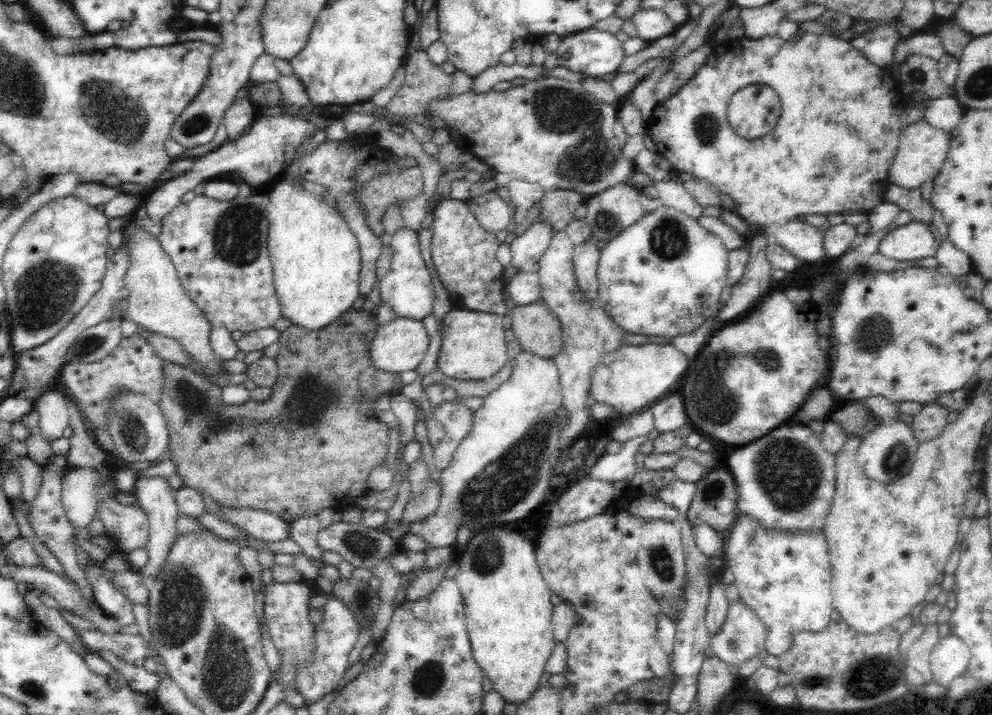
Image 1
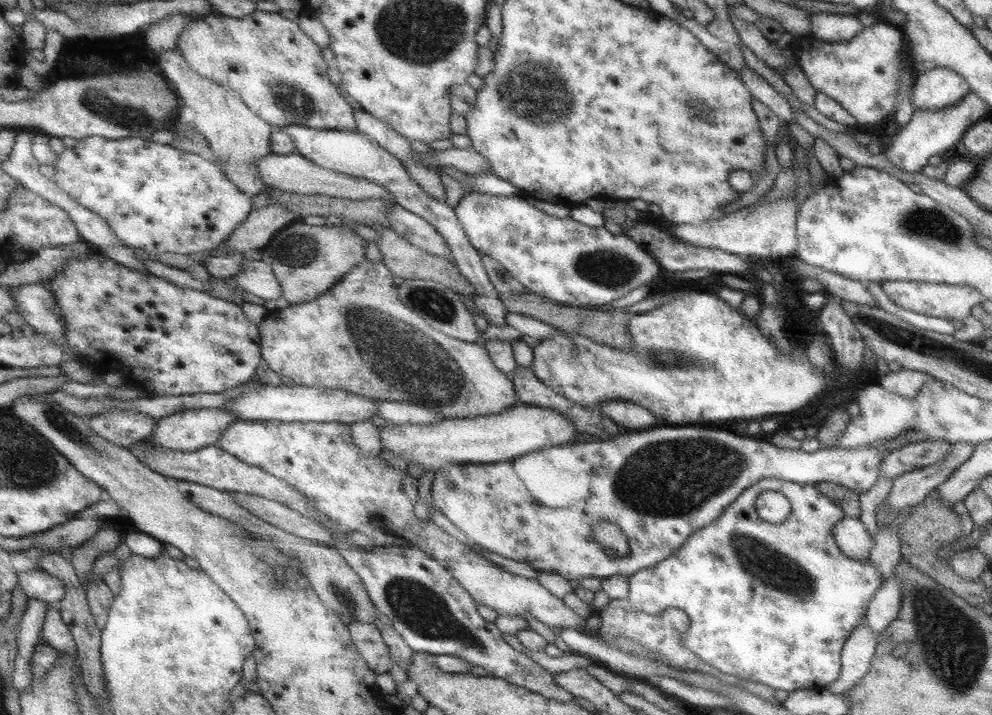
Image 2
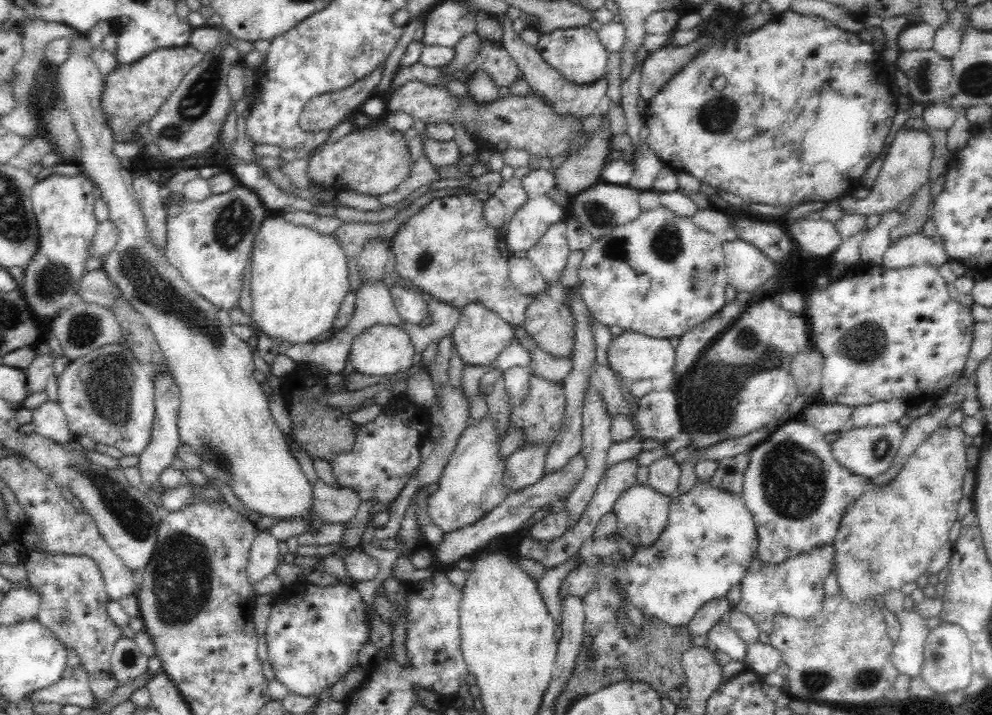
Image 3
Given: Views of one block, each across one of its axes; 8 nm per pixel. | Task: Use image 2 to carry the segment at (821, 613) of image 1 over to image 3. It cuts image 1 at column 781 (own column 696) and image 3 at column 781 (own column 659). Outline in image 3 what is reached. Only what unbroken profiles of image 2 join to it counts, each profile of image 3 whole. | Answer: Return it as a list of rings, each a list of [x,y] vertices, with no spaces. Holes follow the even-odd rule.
[[[823,545],[814,548],[810,553],[786,558],[780,564],[766,564],[755,555],[741,580],[741,598],[734,608],[751,616],[758,625],[759,632],[768,635],[771,633],[776,612],[797,619],[807,619],[815,615],[822,608],[825,599],[824,579],[830,572],[834,554],[832,545]]]

